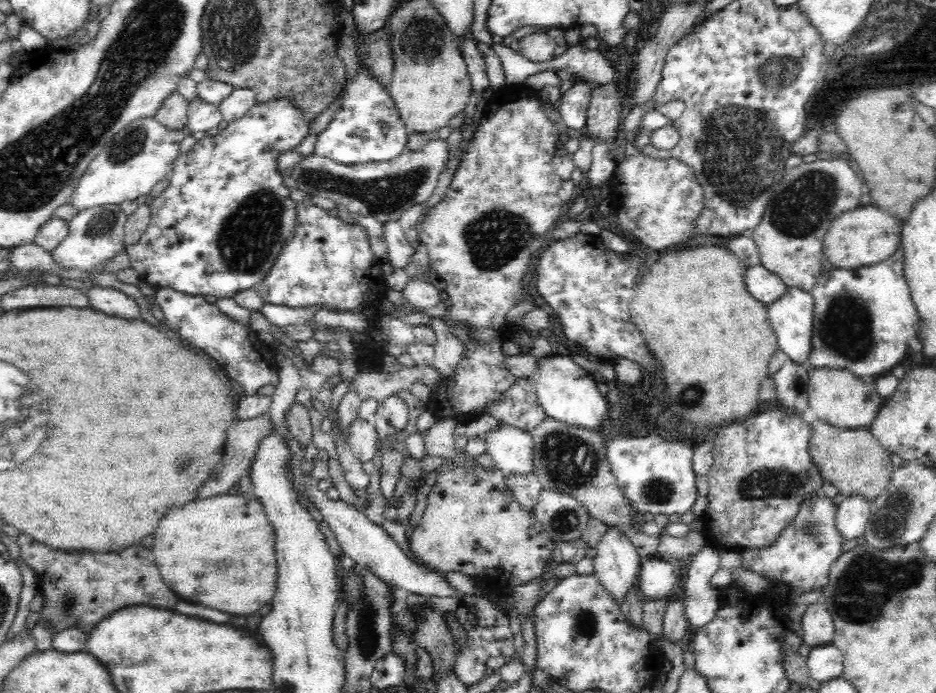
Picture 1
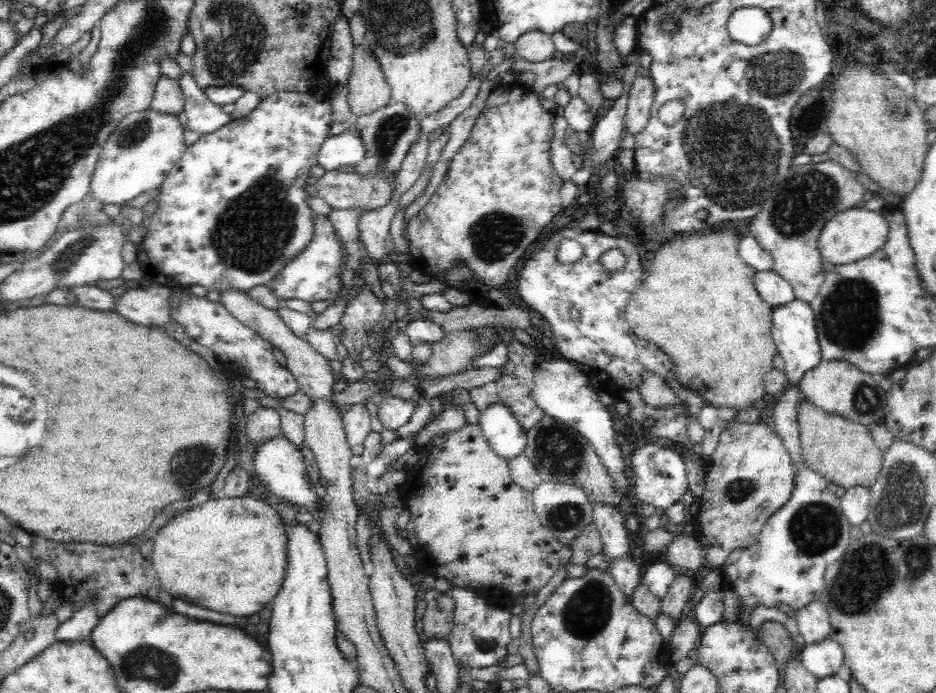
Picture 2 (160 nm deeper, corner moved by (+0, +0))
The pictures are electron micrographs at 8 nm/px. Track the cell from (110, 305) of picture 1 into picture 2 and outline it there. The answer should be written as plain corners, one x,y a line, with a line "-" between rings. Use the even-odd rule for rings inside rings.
154,282
147,287
130,289
116,300
113,310
134,324
164,328
172,322
168,303
171,289

